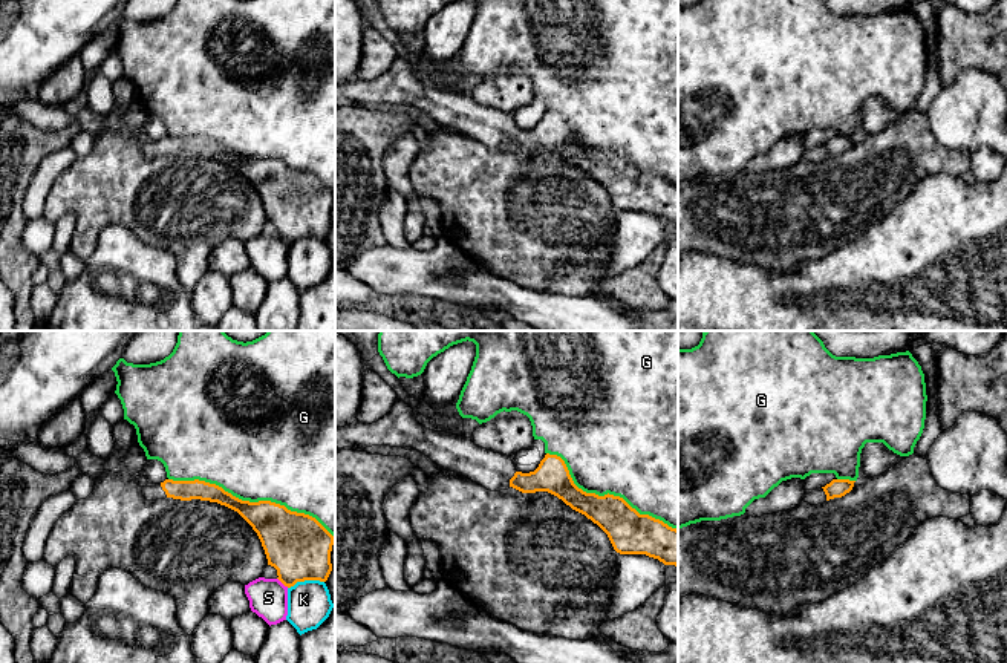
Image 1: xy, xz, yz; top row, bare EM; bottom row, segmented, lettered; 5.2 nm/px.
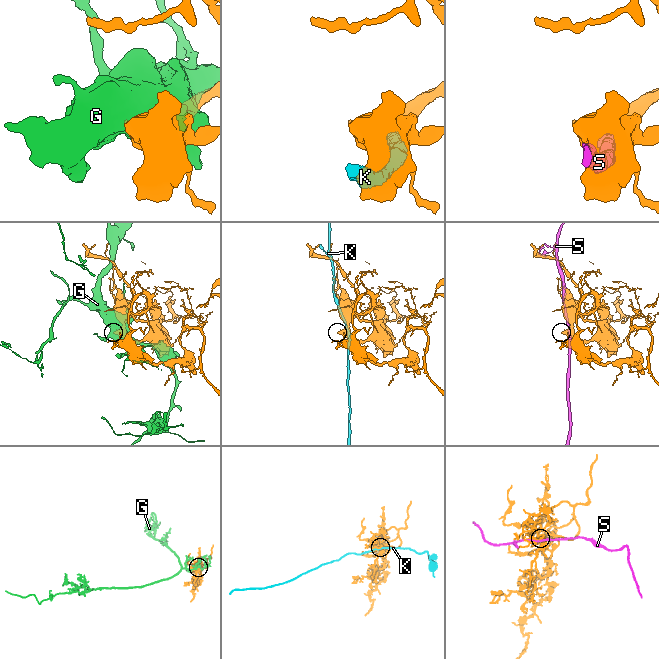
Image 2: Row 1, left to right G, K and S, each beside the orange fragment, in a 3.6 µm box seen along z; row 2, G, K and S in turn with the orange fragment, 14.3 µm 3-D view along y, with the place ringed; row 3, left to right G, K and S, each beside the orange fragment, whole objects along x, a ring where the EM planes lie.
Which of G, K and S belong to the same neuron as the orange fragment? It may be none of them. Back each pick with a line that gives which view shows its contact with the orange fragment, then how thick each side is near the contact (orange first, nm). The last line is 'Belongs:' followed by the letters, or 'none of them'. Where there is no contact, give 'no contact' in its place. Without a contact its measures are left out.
Belongs: none of them

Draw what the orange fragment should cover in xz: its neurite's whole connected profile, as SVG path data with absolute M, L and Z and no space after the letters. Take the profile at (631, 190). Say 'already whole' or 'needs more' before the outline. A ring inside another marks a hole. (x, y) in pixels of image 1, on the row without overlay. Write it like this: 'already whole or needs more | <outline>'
needs more | M396 57L392 67L376 80L364 81L354 78L349 83L335 86L335 104L366 106L372 103L412 104L429 113L441 126L459 130L473 139L491 149L508 147L510 144L522 150L548 149L562 156L572 167L585 171L597 181L609 194L614 207L620 211L646 211L658 216L664 222L678 224L678 187L669 184L649 171L640 171L623 155L614 152L598 153L578 145L565 121L557 112L546 110L534 129L517 129L511 115L494 110L476 103L471 95L447 89L435 89L422 84L413 66L401 57Z

